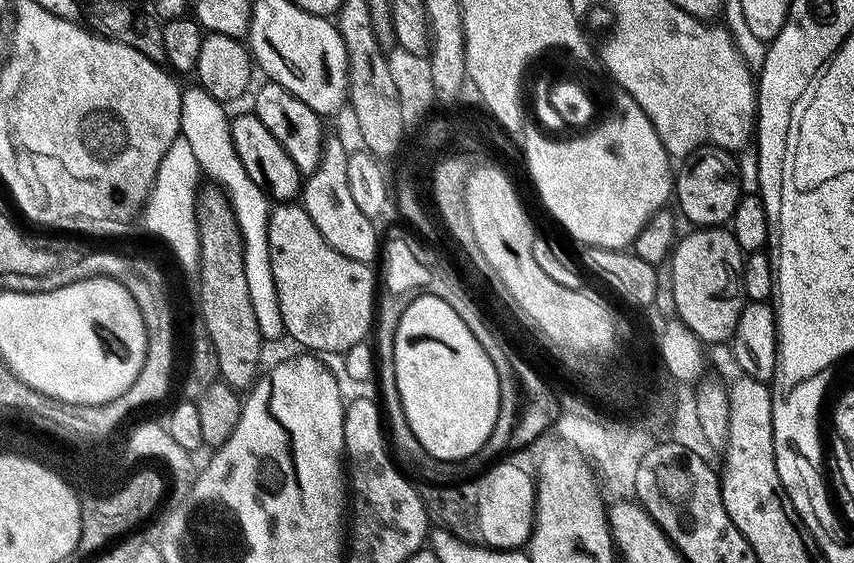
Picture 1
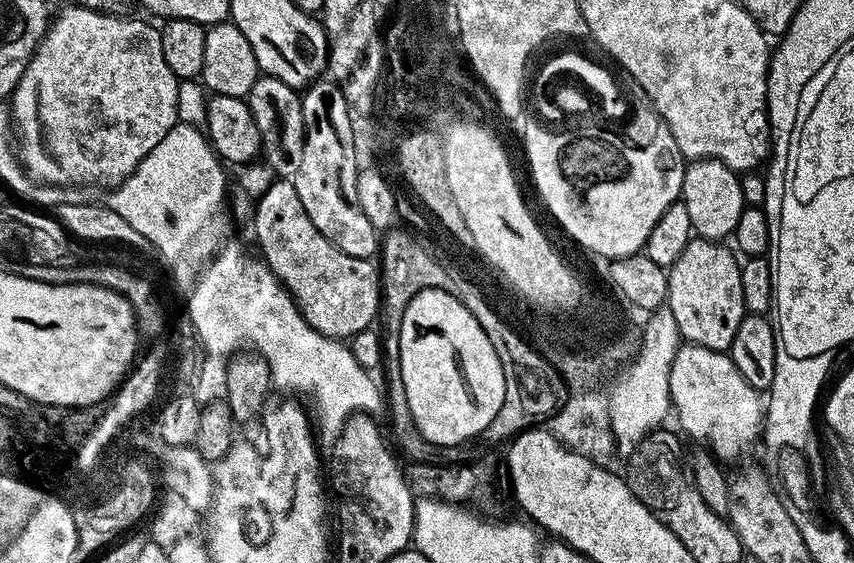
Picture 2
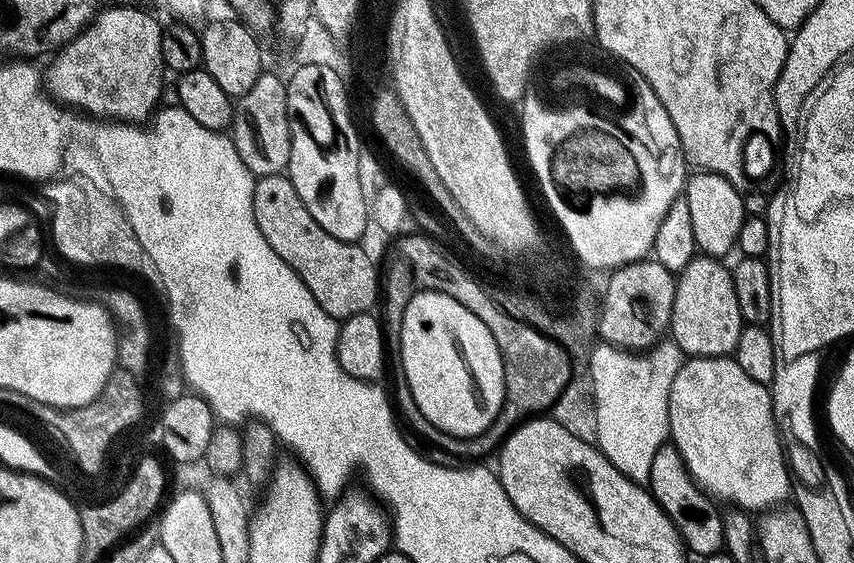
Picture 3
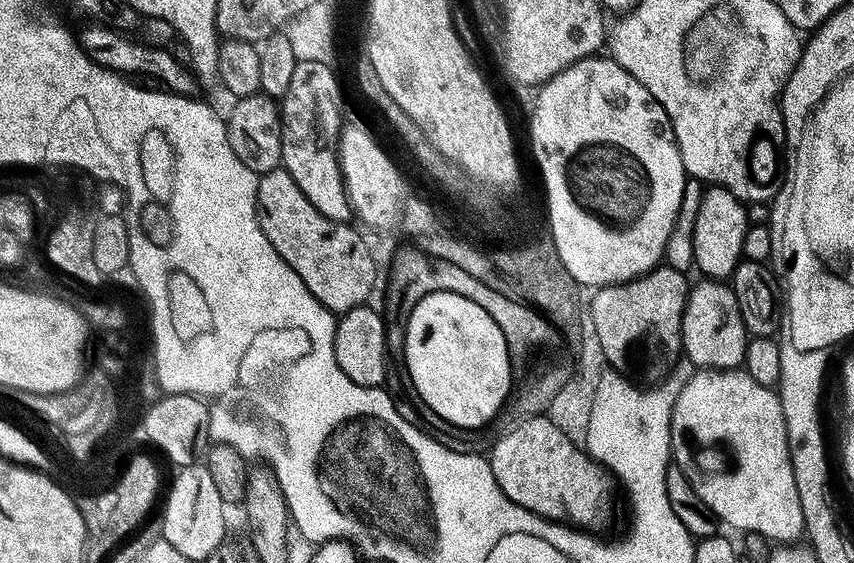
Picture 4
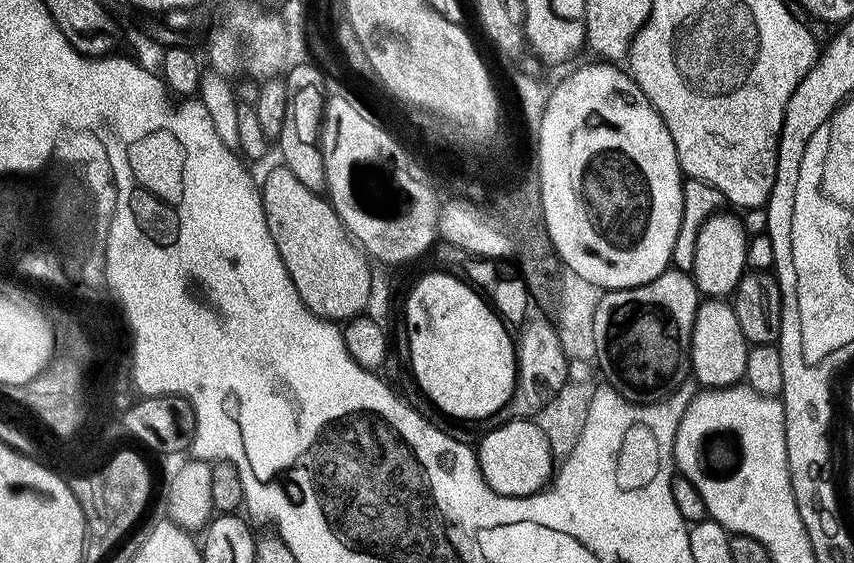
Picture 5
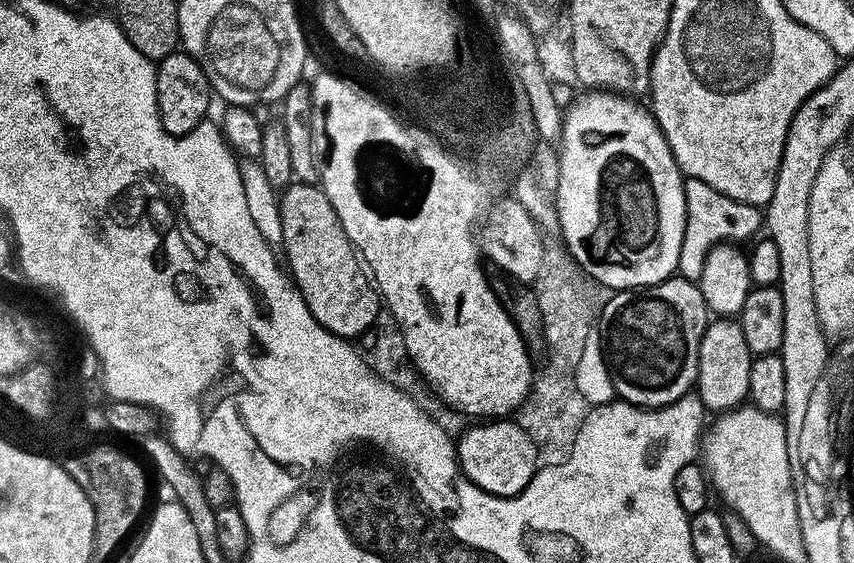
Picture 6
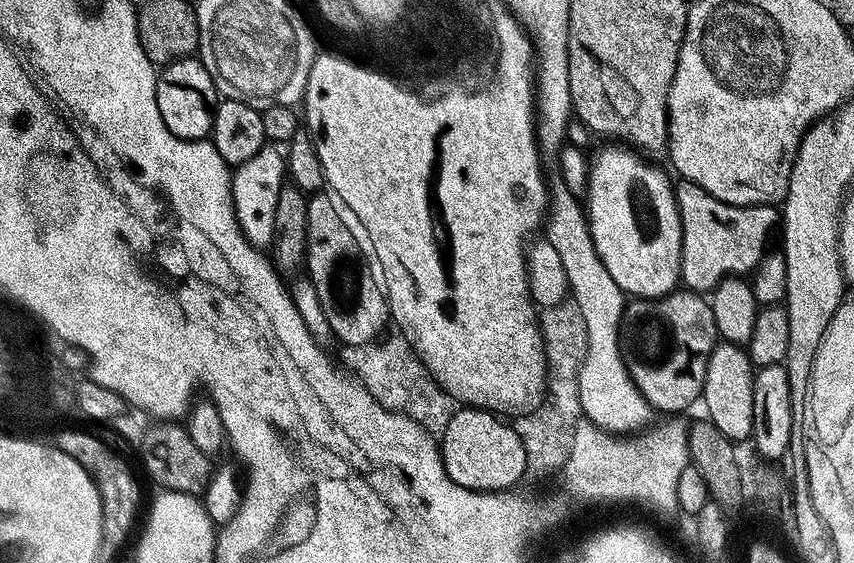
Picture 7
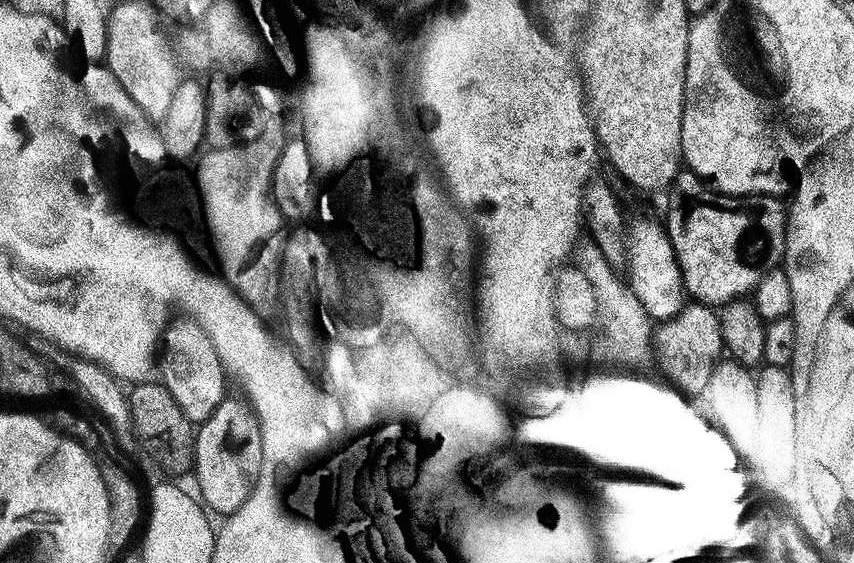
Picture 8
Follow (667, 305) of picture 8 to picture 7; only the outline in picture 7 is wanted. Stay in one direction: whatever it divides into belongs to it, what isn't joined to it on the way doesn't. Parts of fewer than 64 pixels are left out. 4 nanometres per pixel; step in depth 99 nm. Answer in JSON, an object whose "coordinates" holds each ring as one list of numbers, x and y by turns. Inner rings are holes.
{"coordinates":[[608,146,604,148,596,157,591,157,588,169,588,186,586,195,586,215,589,232,593,238,594,250,597,251,598,258,602,260,602,265,606,266,614,282,621,290,632,298,643,298,645,300,655,300,658,296,666,296,669,292,677,291,681,283,680,278,680,251,682,250,682,230,680,229,680,215,676,205,676,190,673,181,668,181,668,176,660,168,655,168,655,163,649,162,639,151,628,146]]}

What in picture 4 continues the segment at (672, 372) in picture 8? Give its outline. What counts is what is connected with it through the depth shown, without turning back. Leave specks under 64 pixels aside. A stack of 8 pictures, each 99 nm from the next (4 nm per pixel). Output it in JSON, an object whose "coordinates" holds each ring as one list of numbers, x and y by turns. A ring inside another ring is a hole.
{"coordinates":[[657,266,635,280,629,280,619,285,620,312,612,305,612,300,604,296,596,313,590,316,596,327,598,342,602,342,605,361,620,375,652,386,663,381,668,373,676,367,676,361,681,359,682,345,679,339,660,340,656,331,660,328,660,320,668,328,675,329,684,310,684,301,688,299,690,280,685,273,667,266],[628,328,644,328,644,332,631,332],[645,380,645,381,644,381]]}

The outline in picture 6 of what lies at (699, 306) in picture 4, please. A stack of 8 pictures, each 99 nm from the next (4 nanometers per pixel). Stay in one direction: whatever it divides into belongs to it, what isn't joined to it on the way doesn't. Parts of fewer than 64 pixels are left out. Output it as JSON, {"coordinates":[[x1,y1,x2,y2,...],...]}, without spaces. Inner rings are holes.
{"coordinates":[[716,318,702,334,702,346,698,354,698,378,695,391,698,393,705,409,712,414,723,414,741,407,748,400,750,390,750,366,754,357,750,346,746,346,746,338,742,334,742,326,732,318]]}

